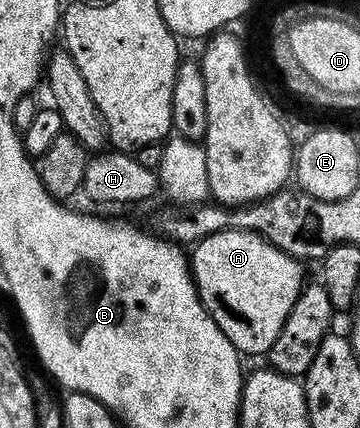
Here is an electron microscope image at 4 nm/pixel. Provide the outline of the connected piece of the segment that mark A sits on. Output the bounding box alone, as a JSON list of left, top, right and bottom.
[189,228,304,356]

